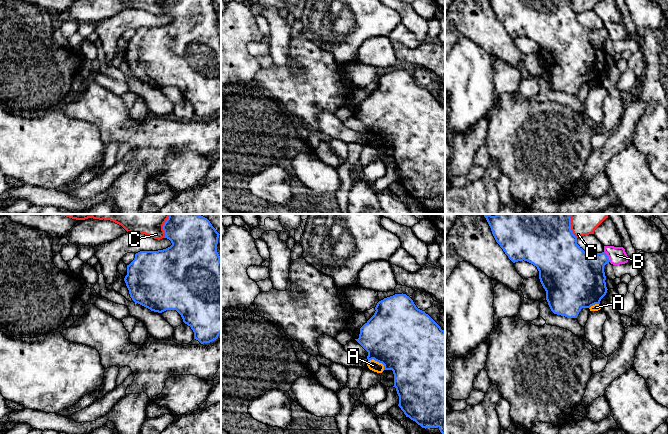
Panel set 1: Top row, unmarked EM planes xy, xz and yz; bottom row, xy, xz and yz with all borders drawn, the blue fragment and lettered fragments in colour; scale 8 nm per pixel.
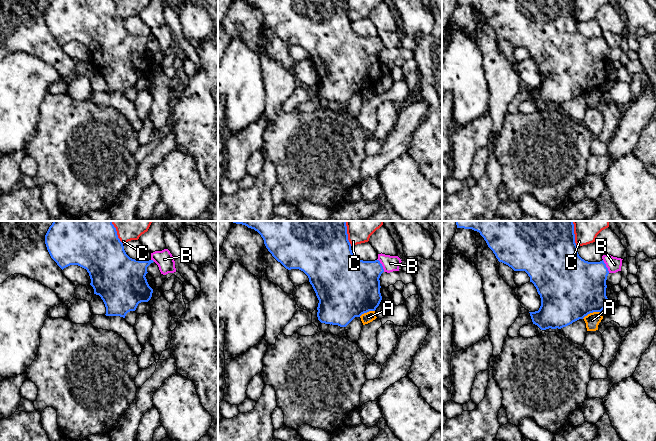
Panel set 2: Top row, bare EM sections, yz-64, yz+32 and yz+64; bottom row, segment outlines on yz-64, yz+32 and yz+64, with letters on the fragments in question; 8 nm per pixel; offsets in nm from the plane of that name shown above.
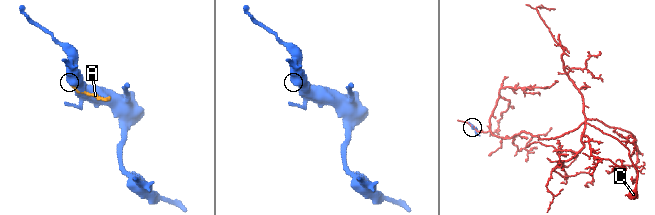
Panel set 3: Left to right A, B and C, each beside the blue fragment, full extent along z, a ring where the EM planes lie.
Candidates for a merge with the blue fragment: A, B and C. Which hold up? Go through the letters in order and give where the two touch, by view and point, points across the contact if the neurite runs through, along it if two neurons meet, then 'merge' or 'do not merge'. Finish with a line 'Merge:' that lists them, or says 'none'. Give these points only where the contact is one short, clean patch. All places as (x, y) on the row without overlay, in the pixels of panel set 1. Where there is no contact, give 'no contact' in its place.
A: meets blue in xz at (378, 137); do not merge
B: meets blue in yz at (607, 32); border along yz (604, 27), (610, 37); do not merge
C: meets blue in xy at (164, 7); do not merge
Merge: none

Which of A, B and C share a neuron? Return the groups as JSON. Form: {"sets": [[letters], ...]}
{"sets": [["A"], ["B"], ["C"]]}

